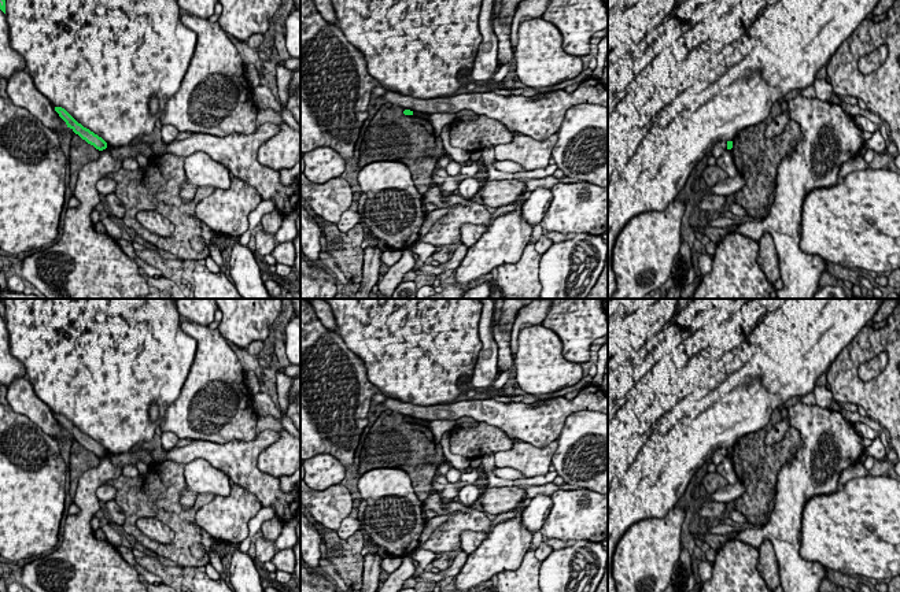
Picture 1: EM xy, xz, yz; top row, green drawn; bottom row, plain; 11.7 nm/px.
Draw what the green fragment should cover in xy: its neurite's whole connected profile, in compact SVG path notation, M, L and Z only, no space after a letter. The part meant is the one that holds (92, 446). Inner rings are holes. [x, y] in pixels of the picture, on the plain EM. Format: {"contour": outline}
{"contour": "M55 414L55 418L66 429L67 434L70 434L75 441L78 441L88 451L93 452L99 458L107 455L107 449L102 444L99 444L93 439L91 439L89 436L78 430L64 415Z"}

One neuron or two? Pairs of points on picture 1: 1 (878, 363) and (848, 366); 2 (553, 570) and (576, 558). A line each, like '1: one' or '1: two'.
1: two
2: one

